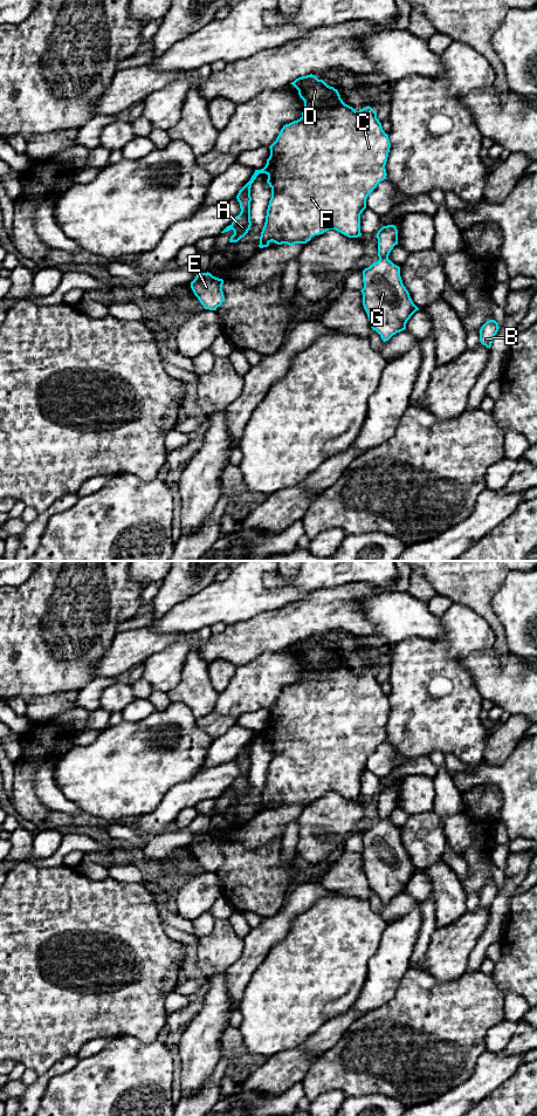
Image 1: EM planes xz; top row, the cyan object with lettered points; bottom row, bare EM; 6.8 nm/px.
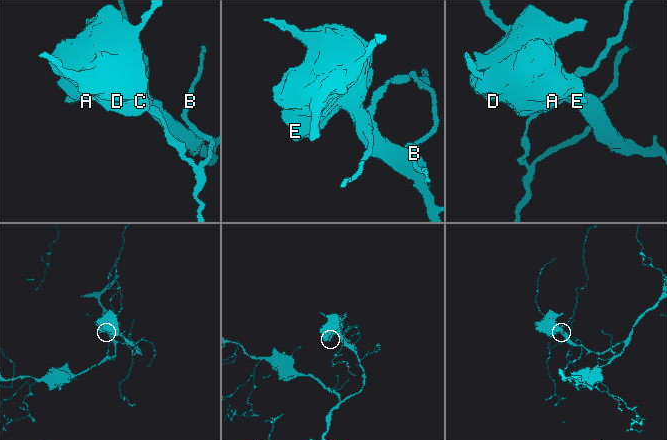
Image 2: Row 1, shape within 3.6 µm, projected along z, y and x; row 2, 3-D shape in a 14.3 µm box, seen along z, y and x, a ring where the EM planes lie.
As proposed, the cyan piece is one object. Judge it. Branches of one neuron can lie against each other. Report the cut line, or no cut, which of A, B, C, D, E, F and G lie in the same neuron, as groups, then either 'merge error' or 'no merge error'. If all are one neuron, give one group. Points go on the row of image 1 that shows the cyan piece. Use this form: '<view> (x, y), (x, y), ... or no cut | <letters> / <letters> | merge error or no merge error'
no cut | A B C D E F G | no merge error

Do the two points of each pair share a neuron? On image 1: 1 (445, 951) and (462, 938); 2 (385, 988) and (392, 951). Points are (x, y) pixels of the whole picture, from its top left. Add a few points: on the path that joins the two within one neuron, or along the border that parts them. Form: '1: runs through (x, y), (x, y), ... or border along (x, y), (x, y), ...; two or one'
1: runs through (449, 949), (458, 940); one
2: runs through (385, 979), (385, 970), (392, 960); one

